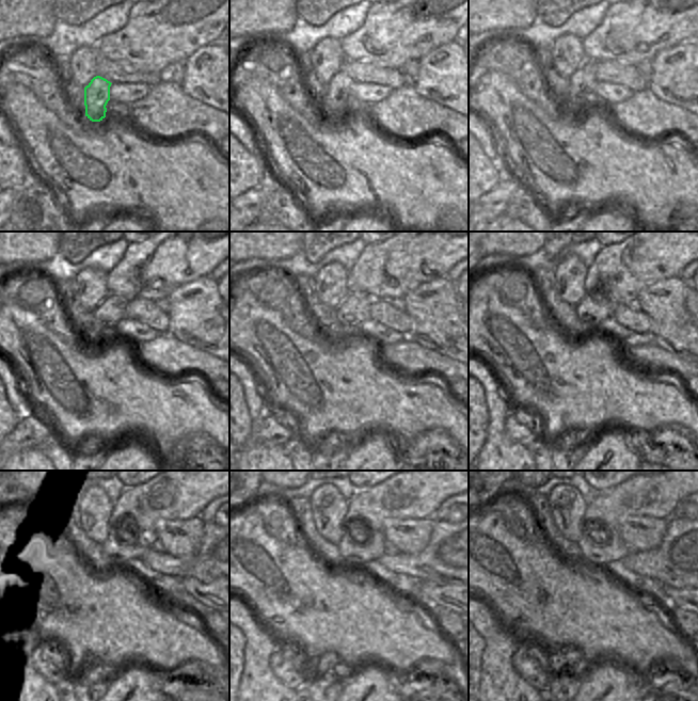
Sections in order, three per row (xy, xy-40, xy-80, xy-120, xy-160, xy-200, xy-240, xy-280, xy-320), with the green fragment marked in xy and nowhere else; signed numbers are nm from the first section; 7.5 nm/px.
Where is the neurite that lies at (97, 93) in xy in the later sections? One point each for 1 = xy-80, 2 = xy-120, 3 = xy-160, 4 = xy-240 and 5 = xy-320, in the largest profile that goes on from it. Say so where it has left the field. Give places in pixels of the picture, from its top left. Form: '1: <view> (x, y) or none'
1: xy-80 (583, 80)
2: xy-120 (111, 309)
3: xy-160 (354, 309)
4: xy-240 (117, 547)
5: xy-320 (597, 548)

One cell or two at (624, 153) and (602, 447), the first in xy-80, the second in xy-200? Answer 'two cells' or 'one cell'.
two cells

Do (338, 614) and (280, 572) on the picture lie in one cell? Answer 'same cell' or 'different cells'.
same cell

